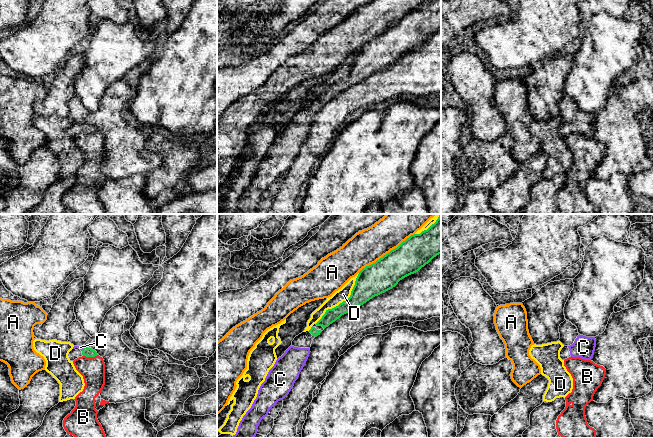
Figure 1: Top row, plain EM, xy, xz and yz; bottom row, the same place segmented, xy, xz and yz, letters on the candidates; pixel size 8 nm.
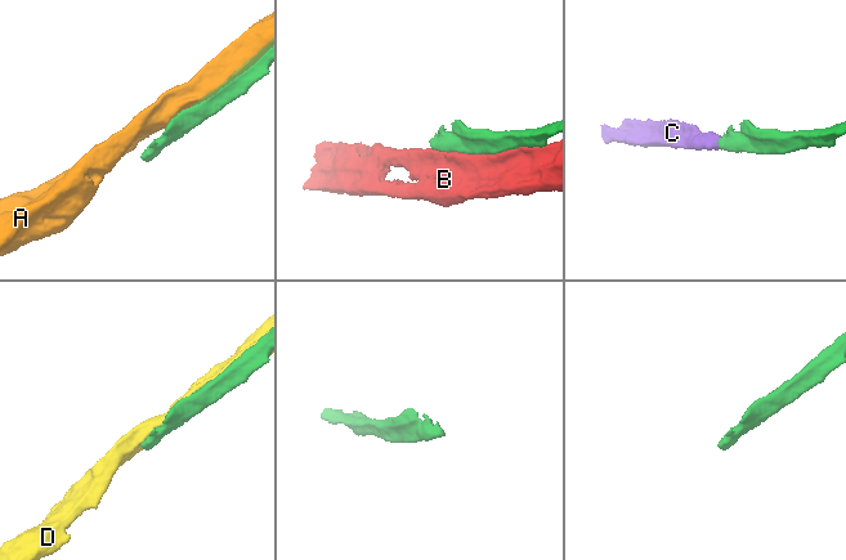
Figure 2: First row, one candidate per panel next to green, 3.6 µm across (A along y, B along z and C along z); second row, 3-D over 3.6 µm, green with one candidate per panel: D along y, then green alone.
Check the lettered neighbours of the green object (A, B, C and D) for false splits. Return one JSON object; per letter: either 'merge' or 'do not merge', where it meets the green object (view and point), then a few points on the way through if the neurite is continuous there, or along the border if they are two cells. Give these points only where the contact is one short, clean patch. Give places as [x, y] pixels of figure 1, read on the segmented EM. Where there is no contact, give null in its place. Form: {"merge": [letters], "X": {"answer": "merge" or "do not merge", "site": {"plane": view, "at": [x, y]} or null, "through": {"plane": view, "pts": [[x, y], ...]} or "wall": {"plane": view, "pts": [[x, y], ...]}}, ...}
{"merge": ["C"], "A": {"answer": "do not merge", "site": {"plane": "xz", "at": [387, 253]}}, "B": {"answer": "do not merge", "site": {"plane": "xy", "at": [90, 356]}}, "C": {"answer": "merge", "site": {"plane": "xy", "at": [83, 348]}, "through": {"plane": "xy", "pts": [[88, 352], [83, 348], [80, 347]]}}, "D": {"answer": "do not merge", "site": {"plane": "xz", "at": [343, 301]}}}

